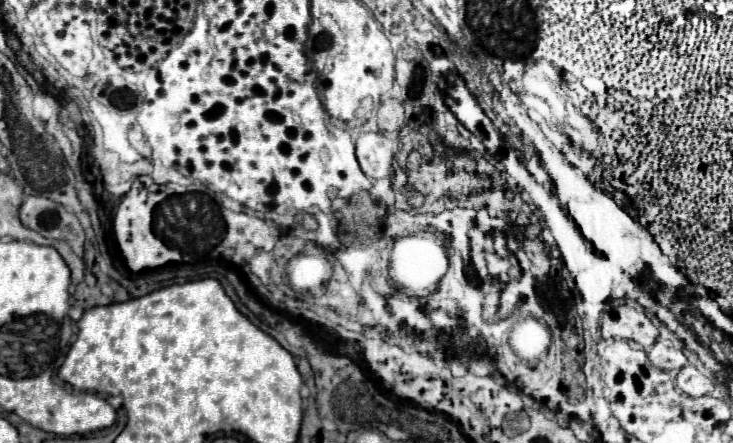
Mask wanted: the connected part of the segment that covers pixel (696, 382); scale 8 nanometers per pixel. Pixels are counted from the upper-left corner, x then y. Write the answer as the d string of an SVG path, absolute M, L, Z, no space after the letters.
M684 366L676 376L676 384L682 392L686 392L688 396L694 396L694 398L712 394L712 390L714 390L714 382L694 366Z

